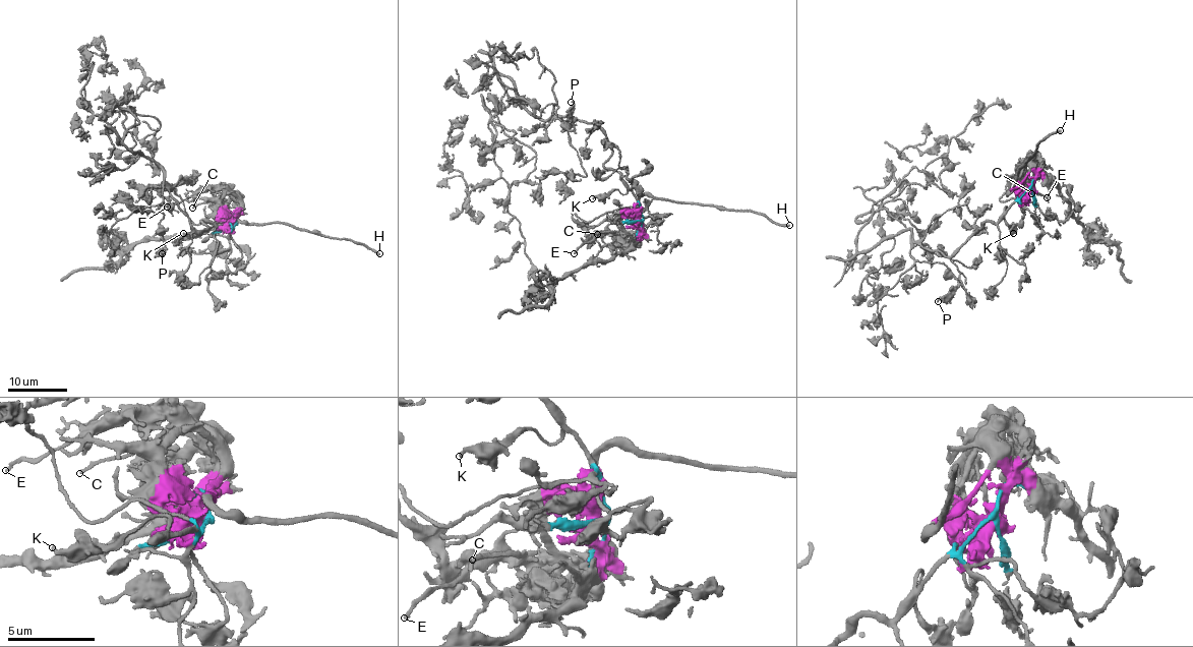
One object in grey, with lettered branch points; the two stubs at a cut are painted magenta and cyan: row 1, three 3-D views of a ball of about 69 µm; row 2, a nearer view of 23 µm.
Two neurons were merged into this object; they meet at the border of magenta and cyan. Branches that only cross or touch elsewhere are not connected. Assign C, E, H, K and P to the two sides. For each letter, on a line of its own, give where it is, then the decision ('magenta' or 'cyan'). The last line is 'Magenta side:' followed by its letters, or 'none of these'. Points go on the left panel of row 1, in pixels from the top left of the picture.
C: (192, 208) | magenta
E: (167, 207) | magenta
H: (379, 253) | magenta
K: (183, 233) | cyan
P: (162, 253) | cyan
Magenta side: C, E, H

